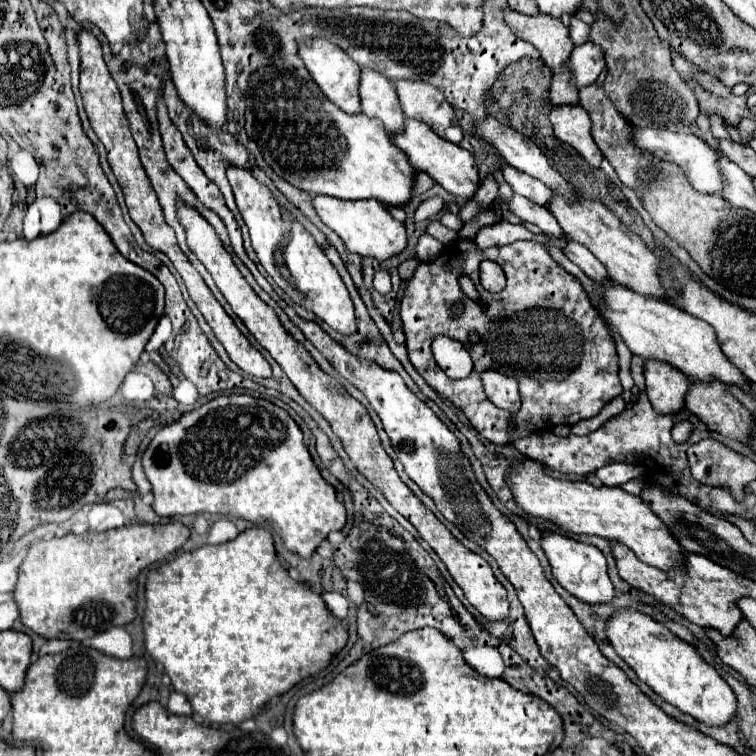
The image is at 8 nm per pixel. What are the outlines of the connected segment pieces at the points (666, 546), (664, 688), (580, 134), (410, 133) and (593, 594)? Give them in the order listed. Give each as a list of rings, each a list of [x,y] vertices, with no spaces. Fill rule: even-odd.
[[[522,460],[512,464],[506,474],[506,484],[512,490],[514,502],[530,516],[548,520],[566,532],[576,534],[596,534],[608,540],[616,540],[628,546],[638,560],[656,568],[668,568],[676,556],[680,556],[682,548],[668,536],[668,528],[660,524],[660,518],[652,514],[652,510],[632,494],[626,494],[620,488],[594,488],[588,482],[572,482],[558,480],[544,472],[542,464],[532,460]]]
[[[632,610],[616,612],[608,622],[608,640],[616,654],[648,684],[662,700],[676,706],[680,712],[692,716],[706,726],[726,726],[736,720],[738,700],[722,676],[706,664],[694,646],[676,638],[666,626],[654,622],[650,616]]]
[[[554,106],[550,110],[550,122],[558,140],[562,140],[564,144],[570,144],[588,164],[596,168],[600,166],[604,156],[590,134],[592,122],[590,122],[588,112],[584,112],[582,106],[576,106],[576,108]]]
[[[406,118],[404,120],[404,132],[390,134],[390,140],[396,148],[400,148],[408,156],[410,164],[416,170],[426,172],[444,190],[448,190],[454,196],[464,196],[464,198],[474,196],[474,192],[478,188],[478,166],[476,166],[474,156],[468,150],[460,148],[458,144],[446,142],[444,138],[436,136],[428,124],[422,124],[420,120],[412,120],[412,118]]]
[[[544,532],[542,534],[542,548],[550,560],[554,578],[578,600],[588,602],[588,604],[604,604],[604,602],[610,602],[612,596],[616,596],[612,580],[608,578],[606,558],[596,546],[582,544],[578,540],[562,536],[562,534]]]

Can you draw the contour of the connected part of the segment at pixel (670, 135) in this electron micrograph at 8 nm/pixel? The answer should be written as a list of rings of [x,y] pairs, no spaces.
[[[636,126],[636,128],[630,128],[630,140],[634,142],[634,146],[648,150],[656,158],[664,162],[674,162],[680,168],[684,168],[684,174],[688,176],[688,180],[698,192],[708,192],[708,194],[720,192],[720,172],[716,168],[716,154],[712,154],[712,148],[704,140],[700,140],[698,136],[692,136],[692,132],[670,132],[666,128]]]

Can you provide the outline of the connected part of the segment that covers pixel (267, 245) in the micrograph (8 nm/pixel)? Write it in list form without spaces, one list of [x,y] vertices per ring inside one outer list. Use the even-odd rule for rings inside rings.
[[[228,168],[228,180],[236,196],[236,206],[250,230],[252,248],[274,282],[288,294],[294,304],[314,312],[342,336],[350,336],[352,332],[356,332],[354,304],[350,300],[350,294],[336,268],[324,256],[314,238],[302,228],[298,220],[294,220],[290,212],[286,212],[274,200],[272,192],[250,172],[244,172],[242,168]]]

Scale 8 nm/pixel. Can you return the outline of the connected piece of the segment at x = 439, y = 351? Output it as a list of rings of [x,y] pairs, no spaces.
[[[448,336],[434,338],[432,354],[448,378],[466,378],[468,372],[472,372],[470,352],[464,348],[464,344]]]

